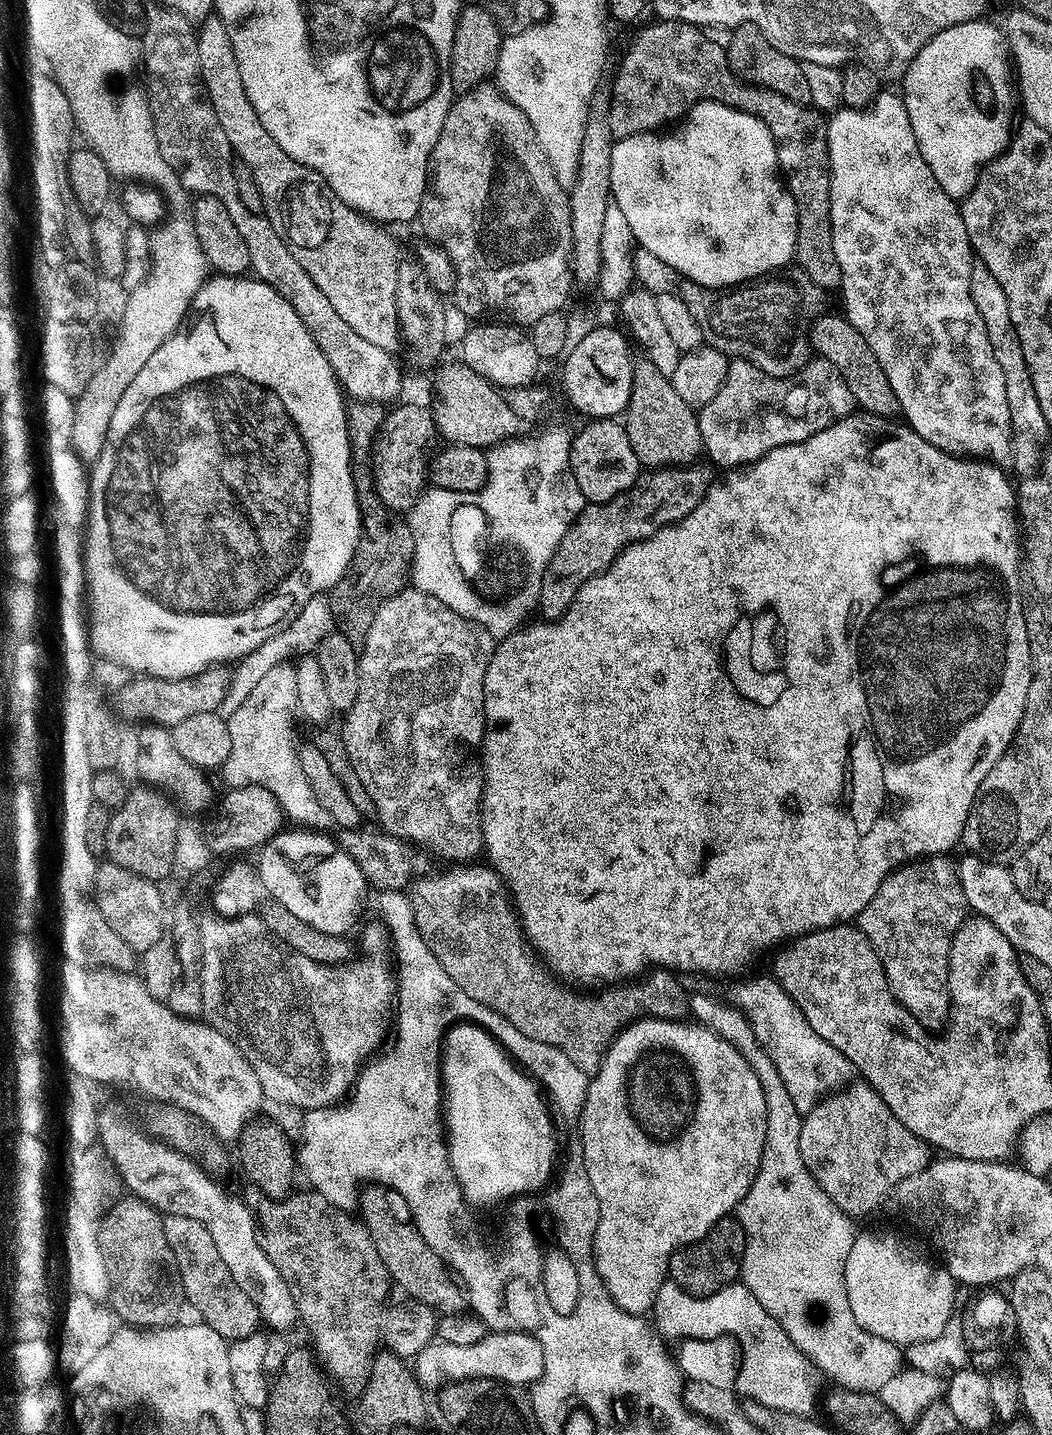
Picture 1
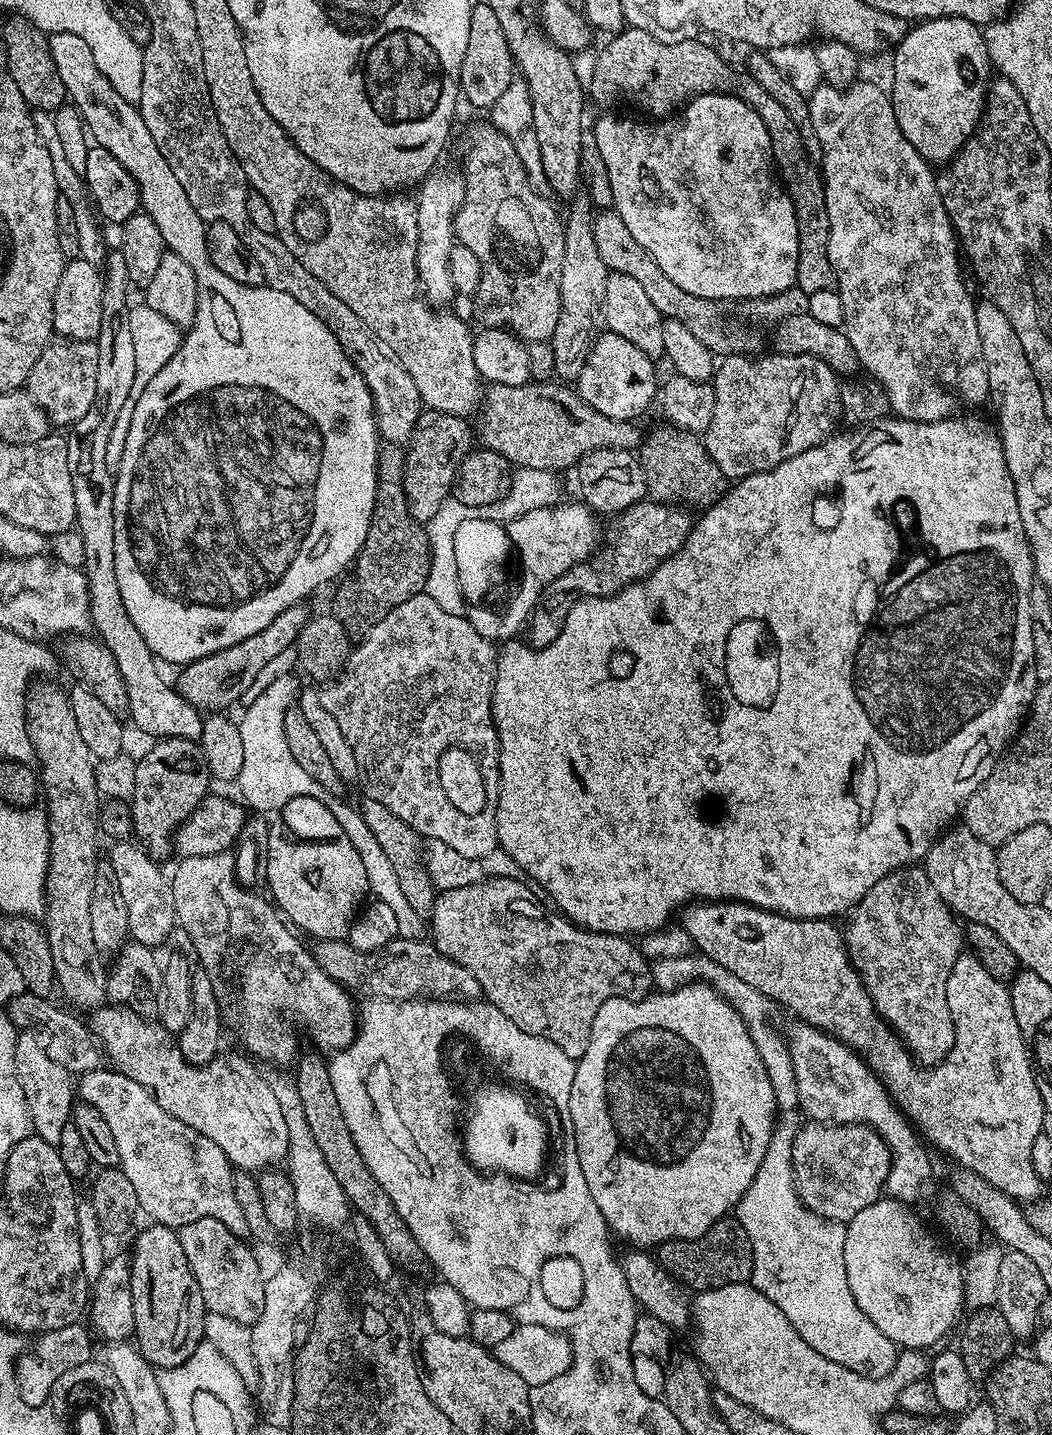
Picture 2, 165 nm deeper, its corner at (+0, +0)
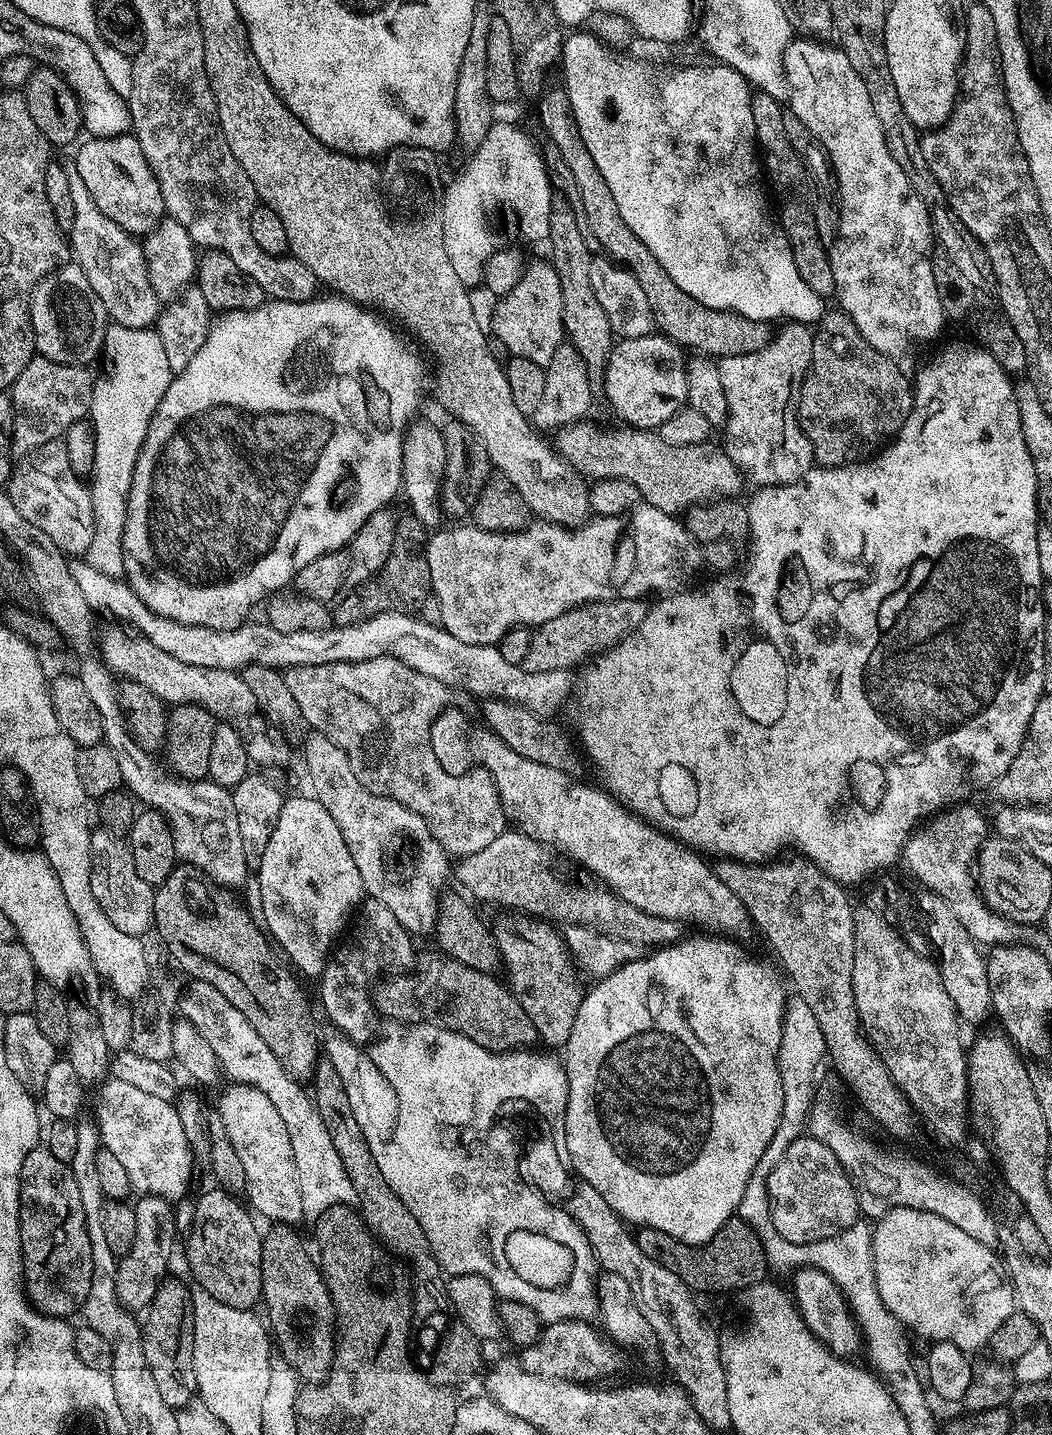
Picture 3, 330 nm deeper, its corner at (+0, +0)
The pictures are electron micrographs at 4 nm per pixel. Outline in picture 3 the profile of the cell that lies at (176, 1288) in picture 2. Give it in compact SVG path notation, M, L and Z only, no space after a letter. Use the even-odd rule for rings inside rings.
M164 1278L156 1287L152 1301L148 1303L142 1316L142 1339L146 1362L158 1390L162 1393L162 1402L173 1410L187 1407L197 1395L193 1383L192 1363L194 1362L194 1310L192 1309L193 1289L187 1288L180 1280Z

